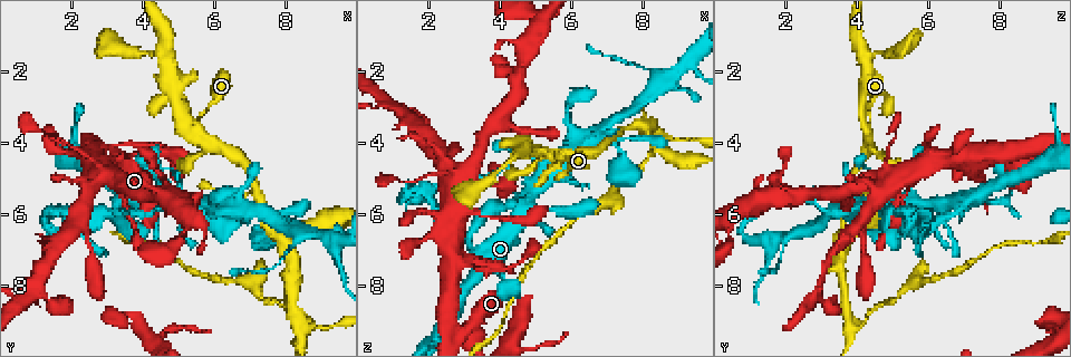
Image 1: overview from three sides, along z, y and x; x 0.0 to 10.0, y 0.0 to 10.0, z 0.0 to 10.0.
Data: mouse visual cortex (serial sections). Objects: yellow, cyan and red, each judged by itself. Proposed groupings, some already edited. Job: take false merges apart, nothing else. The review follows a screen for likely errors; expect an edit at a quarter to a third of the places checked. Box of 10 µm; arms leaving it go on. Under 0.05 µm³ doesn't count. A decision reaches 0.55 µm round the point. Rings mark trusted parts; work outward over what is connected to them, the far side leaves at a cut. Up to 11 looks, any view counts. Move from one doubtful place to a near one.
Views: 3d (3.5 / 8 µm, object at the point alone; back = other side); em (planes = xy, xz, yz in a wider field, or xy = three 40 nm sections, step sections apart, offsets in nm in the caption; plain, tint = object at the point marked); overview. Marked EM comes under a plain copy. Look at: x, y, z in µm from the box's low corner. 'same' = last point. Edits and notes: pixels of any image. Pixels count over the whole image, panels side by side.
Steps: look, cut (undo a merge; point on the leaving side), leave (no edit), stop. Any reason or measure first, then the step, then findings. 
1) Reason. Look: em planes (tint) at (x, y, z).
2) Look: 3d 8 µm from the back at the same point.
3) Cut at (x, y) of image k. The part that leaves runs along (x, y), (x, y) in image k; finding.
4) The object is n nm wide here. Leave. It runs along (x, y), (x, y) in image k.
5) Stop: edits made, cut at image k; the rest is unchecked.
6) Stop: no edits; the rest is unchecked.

Four arms meet. Look: 3d 8 µm at (2.95, 4.15, 7.45).

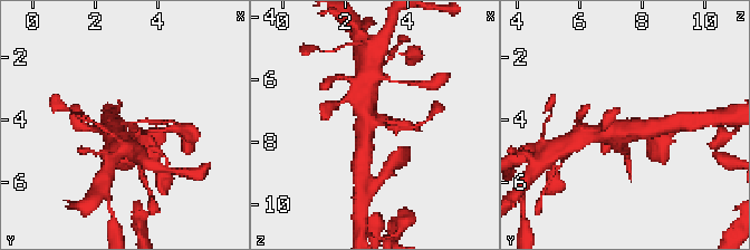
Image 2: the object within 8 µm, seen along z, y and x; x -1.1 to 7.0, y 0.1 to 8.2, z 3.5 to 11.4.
Need the tissue. Look: em xy step 5 (tint) at the same point.

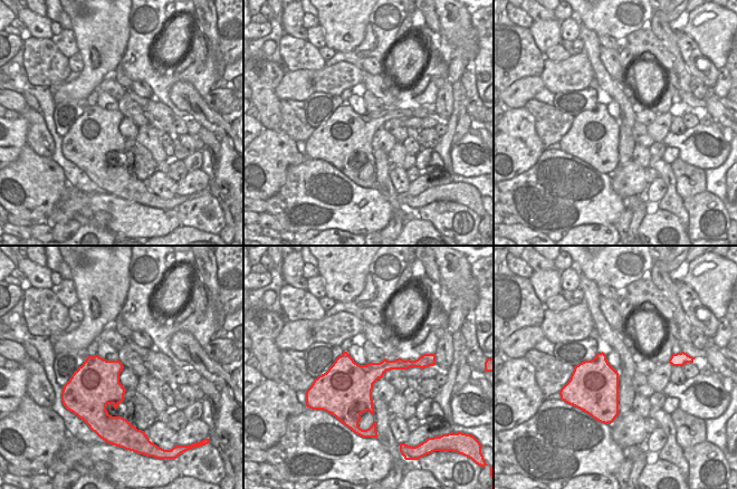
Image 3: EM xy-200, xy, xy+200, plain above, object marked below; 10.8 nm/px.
4 arms meet here; the arms are 150, 250, 500, 600 nm wide. Leave. It runs along (655, 126), (593, 135) in image 2; all the same cell.

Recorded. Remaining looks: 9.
A narrow waist. Look: 3d 3.5 µm at (4.25, 5.95, 4.75).

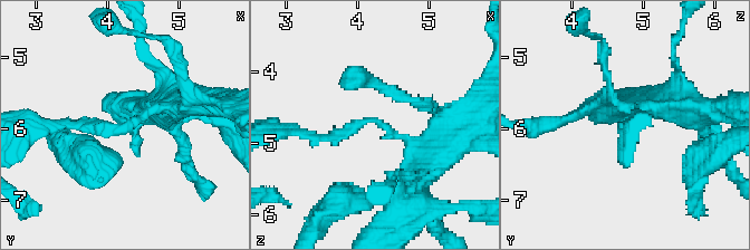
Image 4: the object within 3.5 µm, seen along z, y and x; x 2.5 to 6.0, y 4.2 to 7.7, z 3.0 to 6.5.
Leave. It runs along (430, 164), (377, 121), (329, 138), (303, 133) in image 4; continuous, no second cell.

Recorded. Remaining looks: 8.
Abrupt turn. Look: 3d 8 µm at (5.50, 3.45, 4.30).

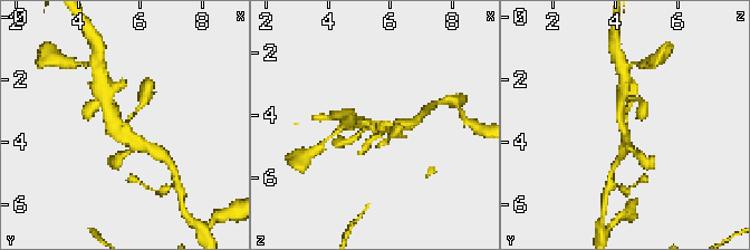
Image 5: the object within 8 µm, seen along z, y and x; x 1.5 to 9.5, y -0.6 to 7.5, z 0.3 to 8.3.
Shape alone is not enough. Look: em xy step 5 (tint) at the same point.

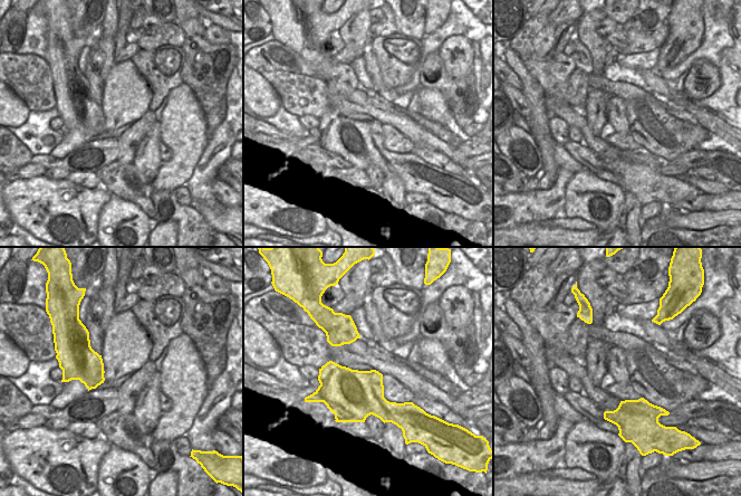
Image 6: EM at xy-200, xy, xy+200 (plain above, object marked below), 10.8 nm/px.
Leave. It runs along (631, 98), (624, 127), (627, 146) in image 5; all the same cell.

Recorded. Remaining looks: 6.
Look: 3d 8 µm at (2.00, 6.05, 5.25).

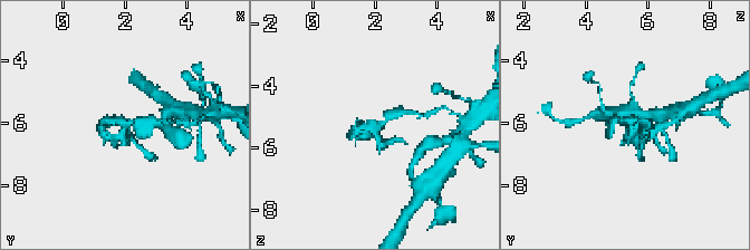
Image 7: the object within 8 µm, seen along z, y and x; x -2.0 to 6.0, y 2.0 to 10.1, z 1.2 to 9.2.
Closer look. Look: 3d 3.5 µm at the same point.

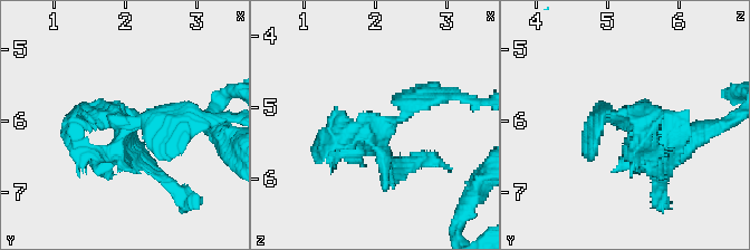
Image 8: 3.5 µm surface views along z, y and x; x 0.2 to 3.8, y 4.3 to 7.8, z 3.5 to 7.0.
Look: em xy step 3 (tint) at (2.05, 6.05, 5.30).

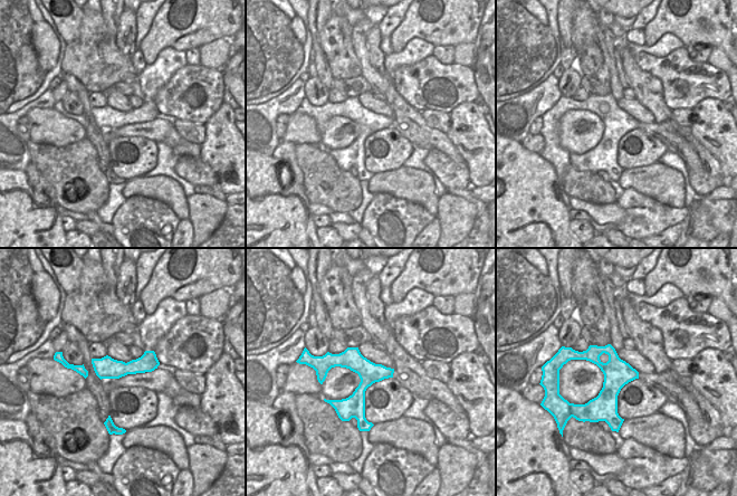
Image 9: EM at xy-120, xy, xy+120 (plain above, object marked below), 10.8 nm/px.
The object is 240 nm wide here. Cut at (123, 152) of image 8. The part that leaves runs along (137, 119), (117, 153), (155, 174) in image 8; a second cell is stuck on.

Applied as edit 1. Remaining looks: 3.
Stop: edits made, cut at image 8; the rest is unchecked.

